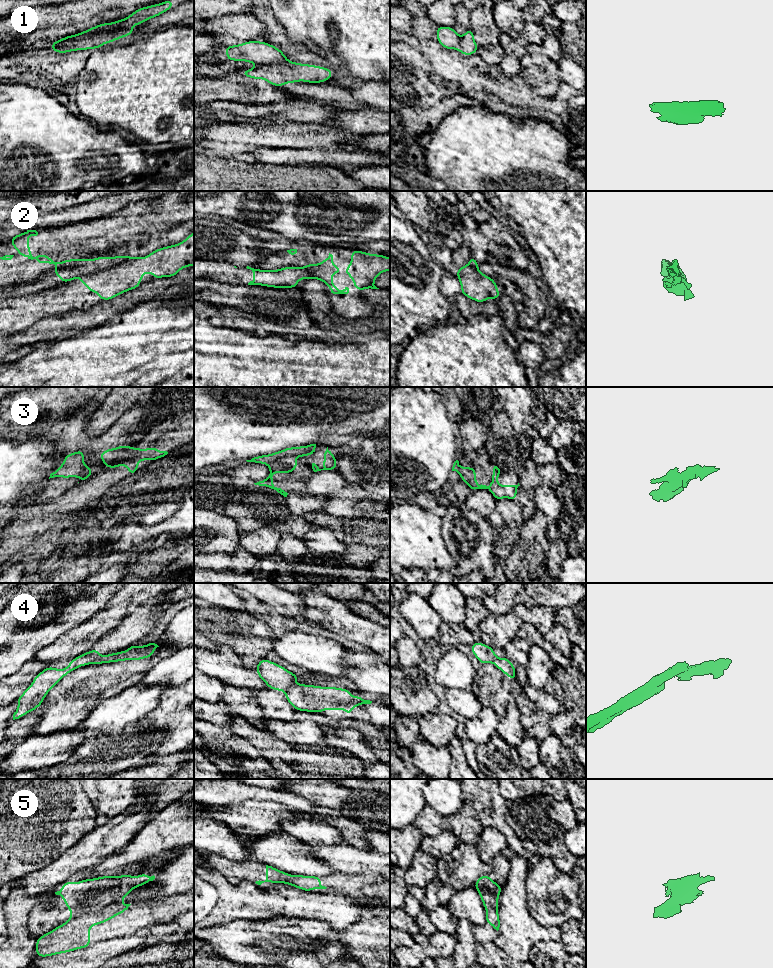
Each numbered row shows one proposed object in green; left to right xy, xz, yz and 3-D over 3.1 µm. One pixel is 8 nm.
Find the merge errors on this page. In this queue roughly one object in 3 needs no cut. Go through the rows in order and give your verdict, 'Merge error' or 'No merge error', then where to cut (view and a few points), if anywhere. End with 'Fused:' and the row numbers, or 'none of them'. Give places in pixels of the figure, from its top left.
1: Merge error. Split along xy (131, 27), (81, 33)
2: Merge error. Split along xy (134, 257), (107, 268), (83, 274), (80, 277)
3: Merge error. Split along xz (287, 456), (282, 456), (268, 465)
4: Merge error. Split along xy (100, 656), (90, 663)
5: Merge error. Split along xy (119, 900), (96, 911), (84, 912), (70, 919)
Fused: 1, 2, 3, 4, 5

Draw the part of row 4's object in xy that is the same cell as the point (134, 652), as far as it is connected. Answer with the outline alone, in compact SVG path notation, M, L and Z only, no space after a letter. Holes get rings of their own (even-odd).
M149 643L144 646L132 644L126 651L119 651L117 653L100 656L97 660L92 661L91 664L105 664L126 660L135 661L150 658L154 655L154 650L157 647L159 646L155 643Z

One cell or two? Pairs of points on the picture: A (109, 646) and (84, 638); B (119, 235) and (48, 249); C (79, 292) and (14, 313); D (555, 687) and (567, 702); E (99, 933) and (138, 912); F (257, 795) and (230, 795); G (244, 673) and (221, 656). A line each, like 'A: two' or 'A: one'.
A: two
B: one
C: one
D: one
E: one
F: one
G: one

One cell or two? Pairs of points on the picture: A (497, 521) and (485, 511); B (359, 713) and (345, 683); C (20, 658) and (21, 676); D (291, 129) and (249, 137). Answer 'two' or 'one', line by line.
A: two
B: one
C: two
D: one

